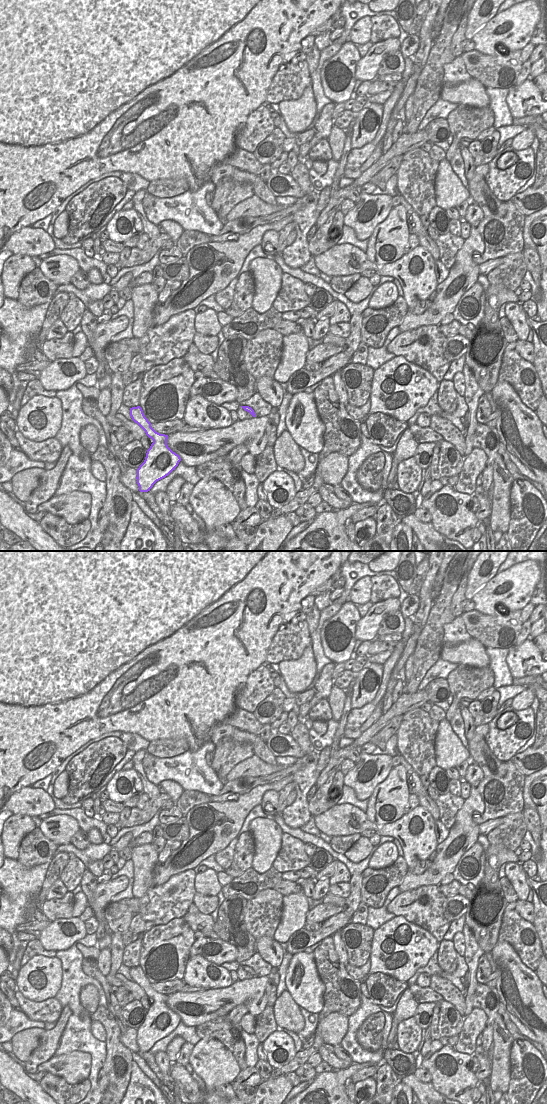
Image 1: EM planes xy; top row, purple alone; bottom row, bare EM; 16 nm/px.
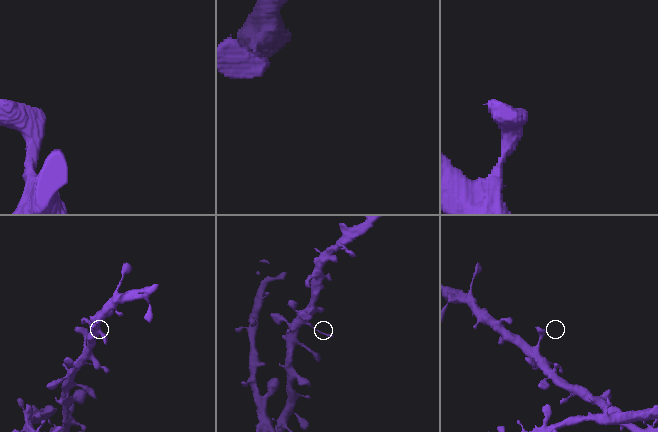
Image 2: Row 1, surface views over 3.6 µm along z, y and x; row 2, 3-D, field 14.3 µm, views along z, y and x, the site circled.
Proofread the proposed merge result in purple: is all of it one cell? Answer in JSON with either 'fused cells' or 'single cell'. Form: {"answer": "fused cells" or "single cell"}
{"answer": "single cell"}

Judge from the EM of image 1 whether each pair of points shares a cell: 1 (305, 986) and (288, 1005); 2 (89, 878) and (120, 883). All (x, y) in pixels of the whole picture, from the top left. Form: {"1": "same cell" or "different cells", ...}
{"1": "different cells", "2": "different cells"}

